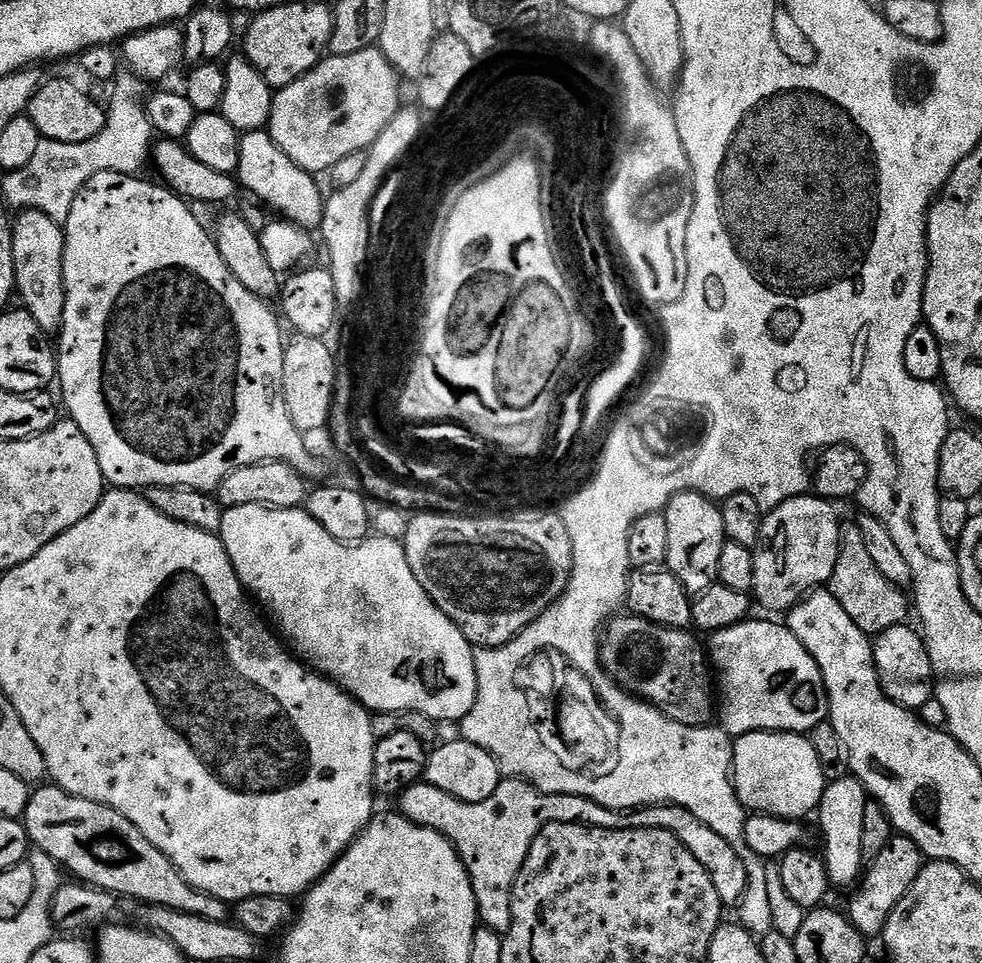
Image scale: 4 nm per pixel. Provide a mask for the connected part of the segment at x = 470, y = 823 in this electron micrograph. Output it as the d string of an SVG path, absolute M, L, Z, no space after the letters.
M511 778L501 779L498 790L494 790L486 802L467 804L446 794L446 790L438 790L433 784L417 782L400 793L398 803L401 816L418 826L440 832L452 843L470 874L479 923L501 934L510 930L514 882L526 862L534 838L538 838L547 824L582 824L586 828L606 830L666 830L674 834L674 838L678 838L702 866L706 866L706 874L710 874L710 882L714 882L714 890L718 890L721 905L739 905L746 890L746 866L742 866L742 858L738 858L734 846L730 846L726 838L714 834L710 826L698 822L690 810L677 804L654 804L635 810L603 808L590 798L540 792L533 784Z

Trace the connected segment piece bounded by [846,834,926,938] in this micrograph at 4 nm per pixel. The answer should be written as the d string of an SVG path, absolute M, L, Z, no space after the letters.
M893 835L892 841L867 865L858 887L852 905L846 908L846 915L860 933L866 938L879 937L884 931L884 924L890 918L894 906L902 902L906 890L914 886L914 878L918 878L921 868L926 863L926 857L919 846L909 836Z

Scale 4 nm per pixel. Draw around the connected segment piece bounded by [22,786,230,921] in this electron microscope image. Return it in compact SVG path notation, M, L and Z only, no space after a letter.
M55 786L44 787L37 787L33 791L30 802L26 806L26 814L22 817L24 829L28 831L29 841L35 847L37 844L40 847L37 849L43 855L54 858L54 862L61 869L69 868L76 875L73 877L77 881L100 888L103 892L113 893L120 898L129 896L132 900L141 900L139 903L144 906L150 904L166 906L182 914L194 914L198 918L210 918L211 920L227 921L229 919L229 905L223 900L198 890L190 882L186 882L186 878L176 869L174 862L170 862L170 858L166 858L166 854L162 854L158 846L151 844L146 834L142 834L142 830L138 830L138 826L130 822L130 818L118 814L118 810L102 802L90 802L90 798L78 798Z

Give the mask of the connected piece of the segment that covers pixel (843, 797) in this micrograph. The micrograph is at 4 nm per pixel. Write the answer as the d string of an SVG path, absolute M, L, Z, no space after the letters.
M851 774L825 783L818 809L820 832L824 835L822 855L828 876L837 889L839 887L851 889L865 871L866 861L862 858L862 821L866 815L869 799L864 783Z

